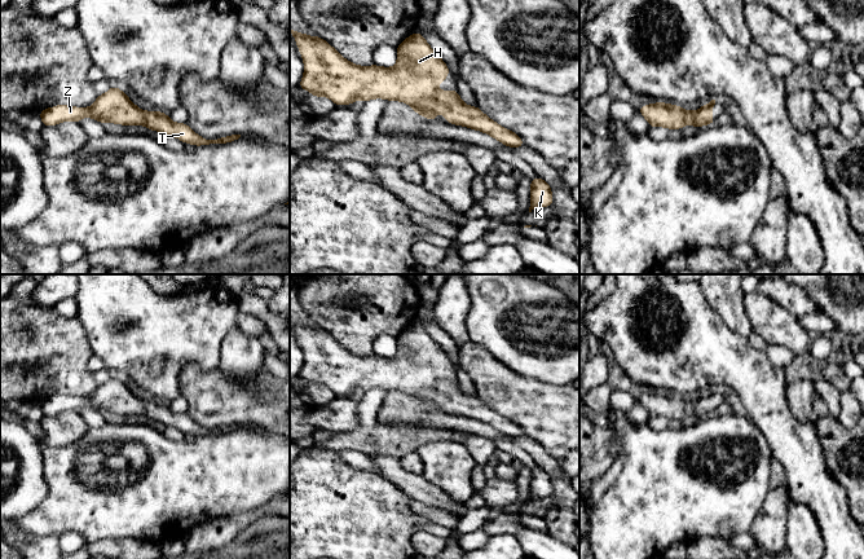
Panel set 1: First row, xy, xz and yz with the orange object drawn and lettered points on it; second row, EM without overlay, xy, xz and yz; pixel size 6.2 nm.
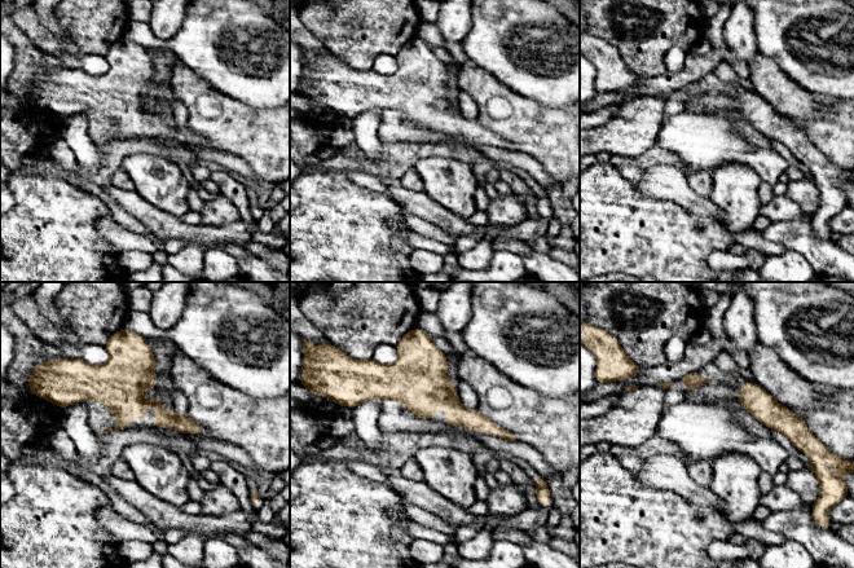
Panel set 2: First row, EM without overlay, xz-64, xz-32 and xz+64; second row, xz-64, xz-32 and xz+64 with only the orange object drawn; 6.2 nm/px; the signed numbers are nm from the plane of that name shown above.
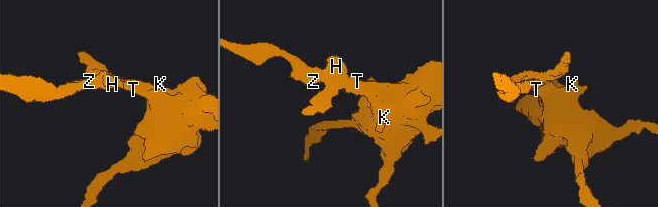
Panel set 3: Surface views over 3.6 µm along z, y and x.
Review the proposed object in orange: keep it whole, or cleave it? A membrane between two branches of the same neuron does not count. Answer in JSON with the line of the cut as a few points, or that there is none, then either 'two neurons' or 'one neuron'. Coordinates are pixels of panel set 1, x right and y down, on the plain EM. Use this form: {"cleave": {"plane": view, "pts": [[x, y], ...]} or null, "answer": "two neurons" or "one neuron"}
{"cleave": null, "answer": "one neuron"}

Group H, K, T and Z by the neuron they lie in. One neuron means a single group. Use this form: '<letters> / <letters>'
H K T Z

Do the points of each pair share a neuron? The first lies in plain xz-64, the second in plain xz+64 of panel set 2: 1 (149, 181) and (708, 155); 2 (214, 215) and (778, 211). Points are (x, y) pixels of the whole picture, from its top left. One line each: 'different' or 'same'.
1: different
2: same

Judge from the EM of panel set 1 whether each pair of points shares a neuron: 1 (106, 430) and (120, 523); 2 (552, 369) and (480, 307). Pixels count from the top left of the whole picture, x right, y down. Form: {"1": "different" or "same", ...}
{"1": "same", "2": "same"}

